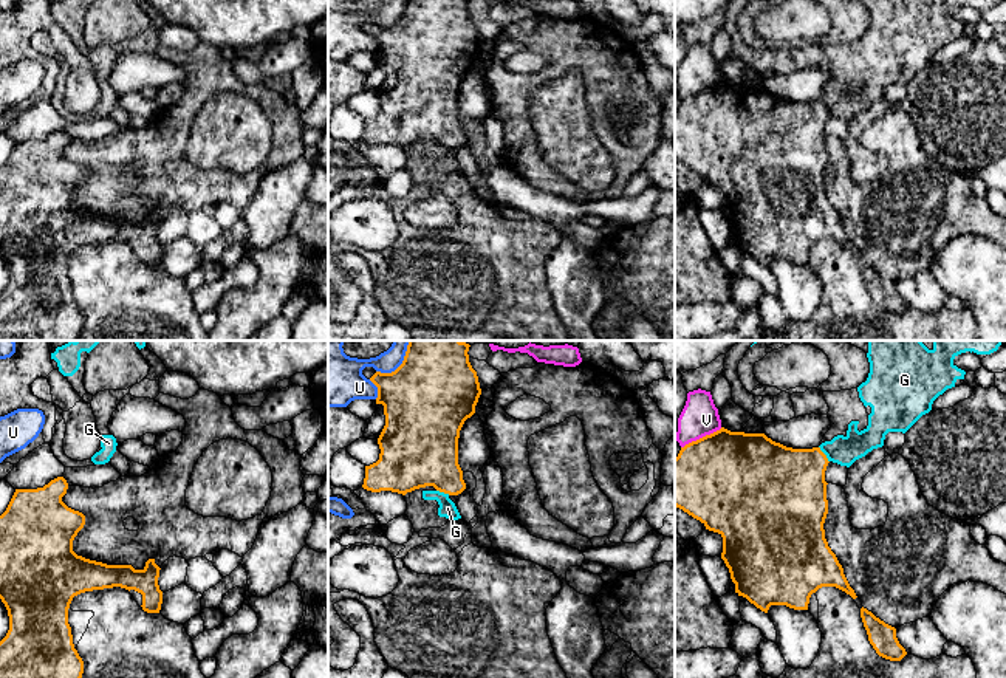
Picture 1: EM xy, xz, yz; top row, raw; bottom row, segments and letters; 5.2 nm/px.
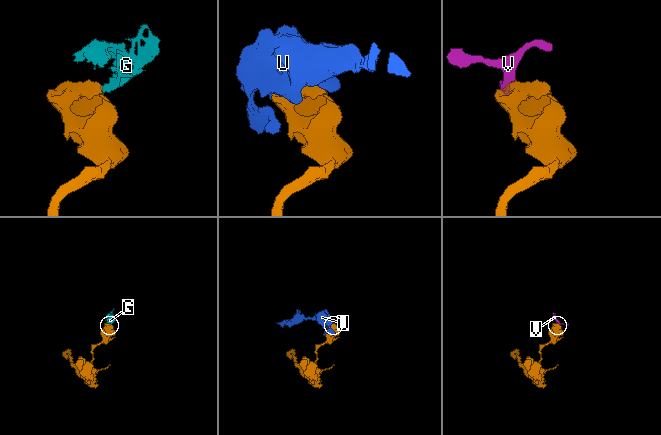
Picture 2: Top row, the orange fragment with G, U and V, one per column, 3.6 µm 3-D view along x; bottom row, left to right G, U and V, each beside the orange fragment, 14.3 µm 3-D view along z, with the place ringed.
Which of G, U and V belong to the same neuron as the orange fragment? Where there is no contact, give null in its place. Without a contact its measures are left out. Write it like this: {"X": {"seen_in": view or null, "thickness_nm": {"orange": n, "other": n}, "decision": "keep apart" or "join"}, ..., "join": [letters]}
{"G": {"seen_in": "yz", "thickness_nm": {"orange": 380, "other": 150}, "decision": "keep apart"}, "U": {"seen_in": "xz", "thickness_nm": {"orange": 440, "other": 280}, "decision": "keep apart"}, "V": {"seen_in": "yz", "thickness_nm": {"orange": 500, "other": 190}, "decision": "keep apart"}, "join": []}

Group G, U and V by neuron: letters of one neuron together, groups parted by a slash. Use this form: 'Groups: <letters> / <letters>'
Groups: G / U / V

